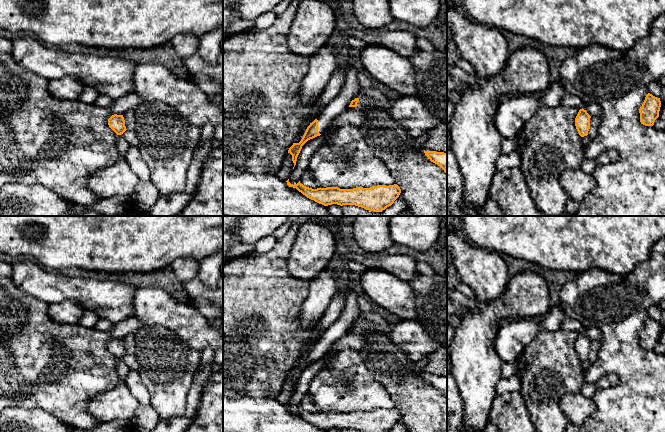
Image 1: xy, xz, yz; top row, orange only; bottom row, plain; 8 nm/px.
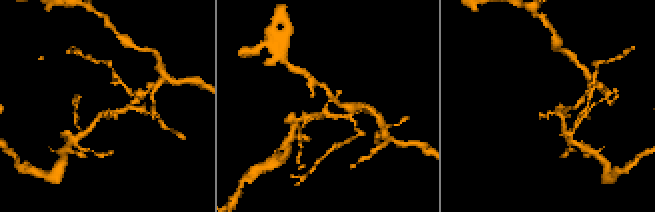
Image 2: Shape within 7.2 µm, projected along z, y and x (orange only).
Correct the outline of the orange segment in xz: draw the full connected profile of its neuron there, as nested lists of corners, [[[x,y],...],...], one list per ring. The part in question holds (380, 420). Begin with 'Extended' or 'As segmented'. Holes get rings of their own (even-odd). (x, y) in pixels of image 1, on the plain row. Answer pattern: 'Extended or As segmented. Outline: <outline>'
As segmented. Outline: [[[289,403],[286,406],[289,411],[296,412],[307,422],[324,430],[337,428],[340,430],[355,429],[362,432],[387,432],[394,427],[401,417],[397,408],[377,409],[370,412],[340,413],[327,411],[312,413],[304,410],[300,405],[295,409],[292,409]]]

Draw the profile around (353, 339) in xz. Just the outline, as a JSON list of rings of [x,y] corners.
[[[349,331],[338,339],[329,350],[329,355],[335,355],[339,351],[344,349],[356,349],[360,350],[366,346],[366,340],[364,334],[358,331]]]

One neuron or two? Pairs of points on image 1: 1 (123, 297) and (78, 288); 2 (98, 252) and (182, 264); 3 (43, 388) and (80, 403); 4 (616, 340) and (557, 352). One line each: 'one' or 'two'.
1: one
2: two
3: one
4: two

